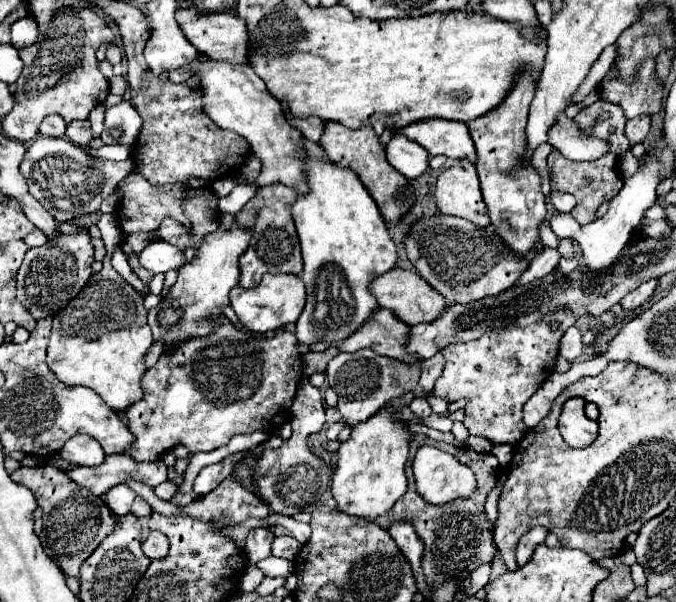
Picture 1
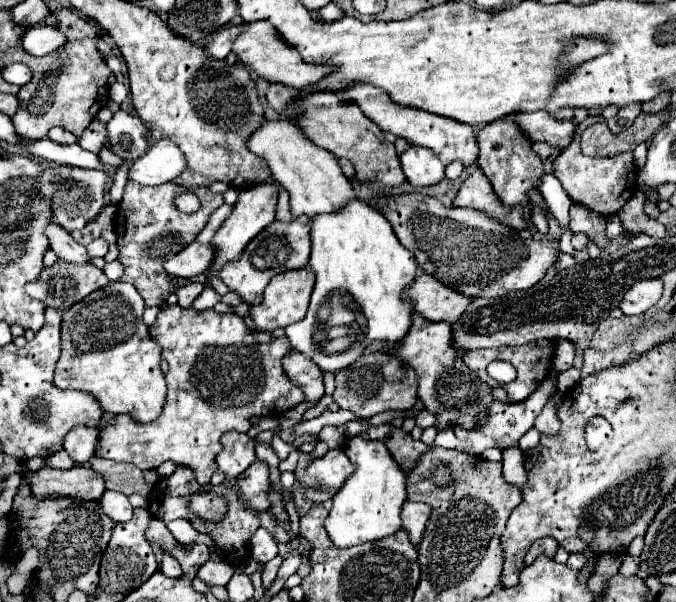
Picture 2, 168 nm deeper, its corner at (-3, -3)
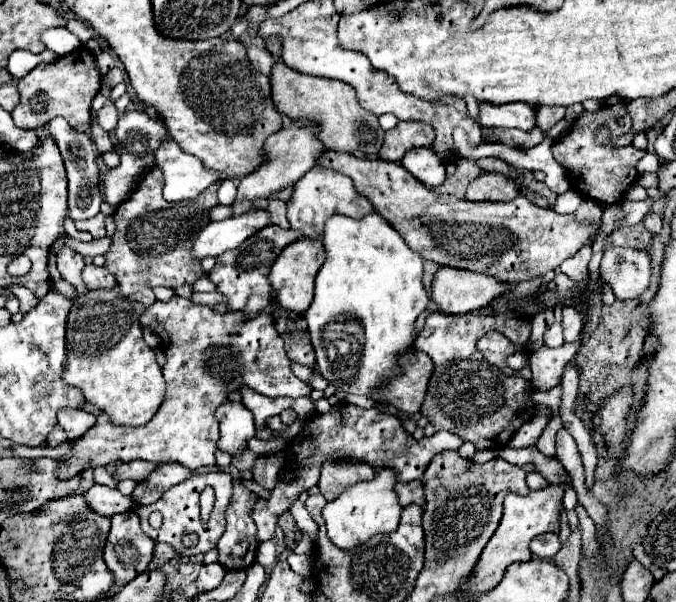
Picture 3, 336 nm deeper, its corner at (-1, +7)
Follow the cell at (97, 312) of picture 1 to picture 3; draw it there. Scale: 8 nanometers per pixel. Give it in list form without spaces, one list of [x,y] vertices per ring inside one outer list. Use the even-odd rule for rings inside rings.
[[[92,289],[86,295],[78,295],[72,303],[66,325],[66,351],[68,361],[62,371],[62,381],[82,389],[84,397],[100,411],[110,415],[114,425],[144,425],[148,423],[164,401],[166,383],[162,371],[154,359],[154,351],[142,339],[142,327],[138,313],[130,309],[130,299],[118,295],[116,289]]]

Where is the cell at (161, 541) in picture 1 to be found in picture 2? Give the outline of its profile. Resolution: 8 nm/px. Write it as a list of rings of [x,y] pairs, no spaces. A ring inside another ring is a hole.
[[[162,553],[162,563],[160,563],[160,569],[162,569],[162,573],[166,575],[166,577],[180,577],[182,575],[182,569],[180,569],[180,565],[178,565],[178,561],[172,557],[172,555],[168,555],[168,553]]]

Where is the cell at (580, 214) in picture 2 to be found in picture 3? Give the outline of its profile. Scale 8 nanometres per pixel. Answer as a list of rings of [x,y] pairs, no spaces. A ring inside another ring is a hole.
[[[610,245],[604,251],[600,269],[616,299],[628,301],[638,299],[646,291],[652,273],[652,259],[646,251]]]

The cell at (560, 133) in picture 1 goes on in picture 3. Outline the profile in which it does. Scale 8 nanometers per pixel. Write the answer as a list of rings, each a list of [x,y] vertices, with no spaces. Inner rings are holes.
[[[528,103],[480,105],[480,123],[486,127],[516,127],[532,131],[536,127],[536,109]]]

